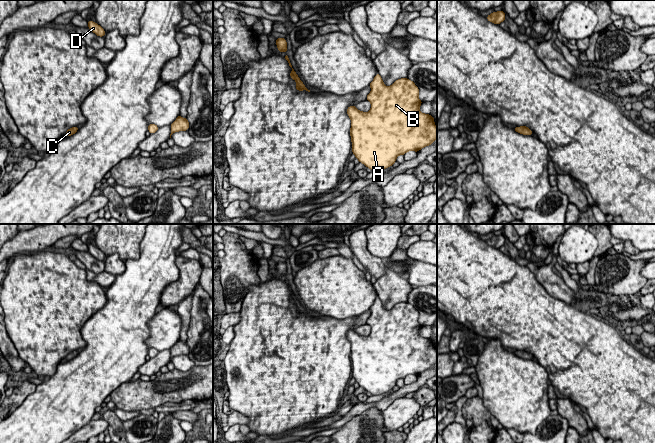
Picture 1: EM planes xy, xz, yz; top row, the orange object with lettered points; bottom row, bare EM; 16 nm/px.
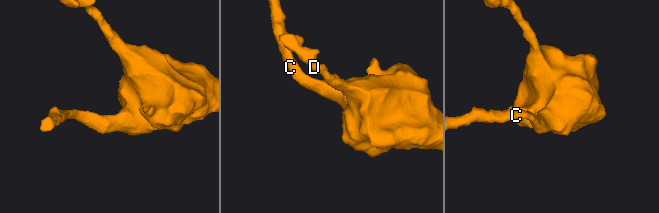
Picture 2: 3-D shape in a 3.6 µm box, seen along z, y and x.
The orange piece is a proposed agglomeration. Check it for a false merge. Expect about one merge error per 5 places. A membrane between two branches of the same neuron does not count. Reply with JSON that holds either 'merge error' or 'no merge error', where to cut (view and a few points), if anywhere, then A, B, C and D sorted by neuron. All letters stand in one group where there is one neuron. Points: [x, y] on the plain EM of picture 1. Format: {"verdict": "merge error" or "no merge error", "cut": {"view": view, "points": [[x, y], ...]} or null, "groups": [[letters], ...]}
{"verdict": "no merge error", "cut": null, "groups": [["A", "B", "C", "D"]]}

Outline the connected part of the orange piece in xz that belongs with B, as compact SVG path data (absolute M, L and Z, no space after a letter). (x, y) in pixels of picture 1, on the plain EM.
M376 297L369 310L371 316L366 324L371 327L370 335L359 335L355 329L347 332L347 339L351 343L352 377L360 387L372 395L380 395L392 390L399 379L405 379L408 375L418 376L437 363L434 341L419 334L422 325L418 322L419 312L413 305L401 302L391 310L385 310L381 300Z

